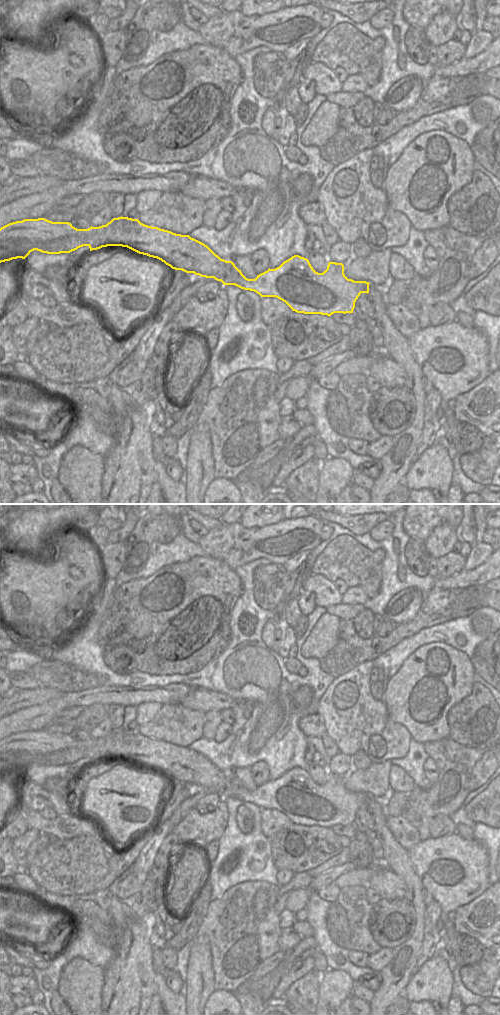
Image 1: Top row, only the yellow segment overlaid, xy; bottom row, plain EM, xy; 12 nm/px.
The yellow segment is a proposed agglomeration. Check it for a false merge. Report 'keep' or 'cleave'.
cleave

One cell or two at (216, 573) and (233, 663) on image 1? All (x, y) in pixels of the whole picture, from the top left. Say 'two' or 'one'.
two

